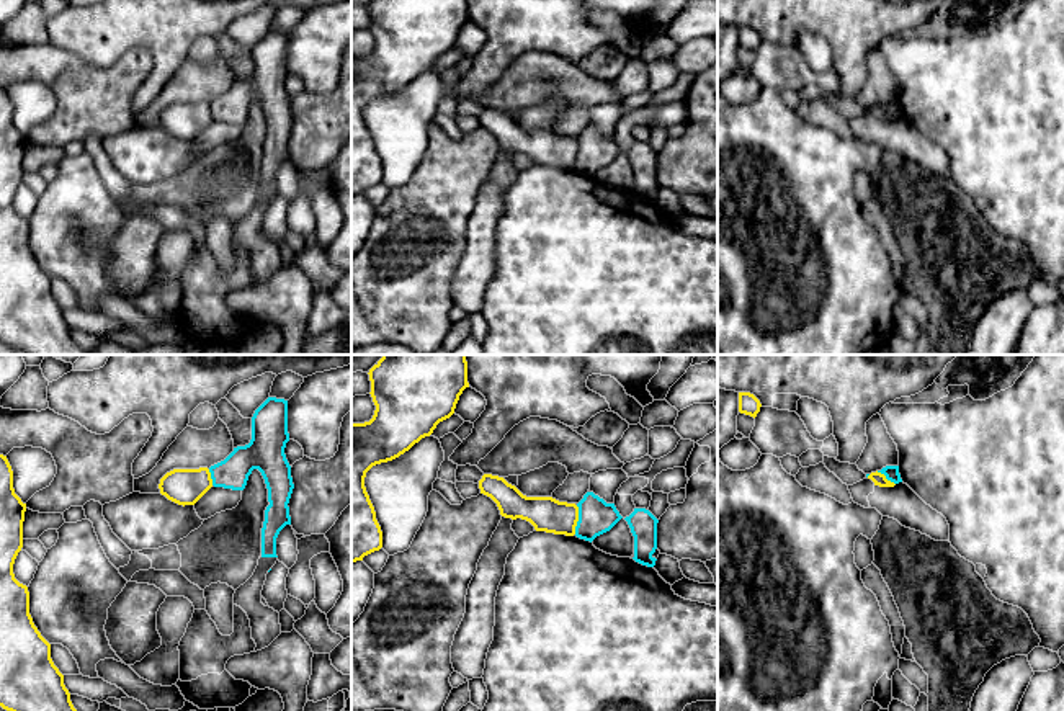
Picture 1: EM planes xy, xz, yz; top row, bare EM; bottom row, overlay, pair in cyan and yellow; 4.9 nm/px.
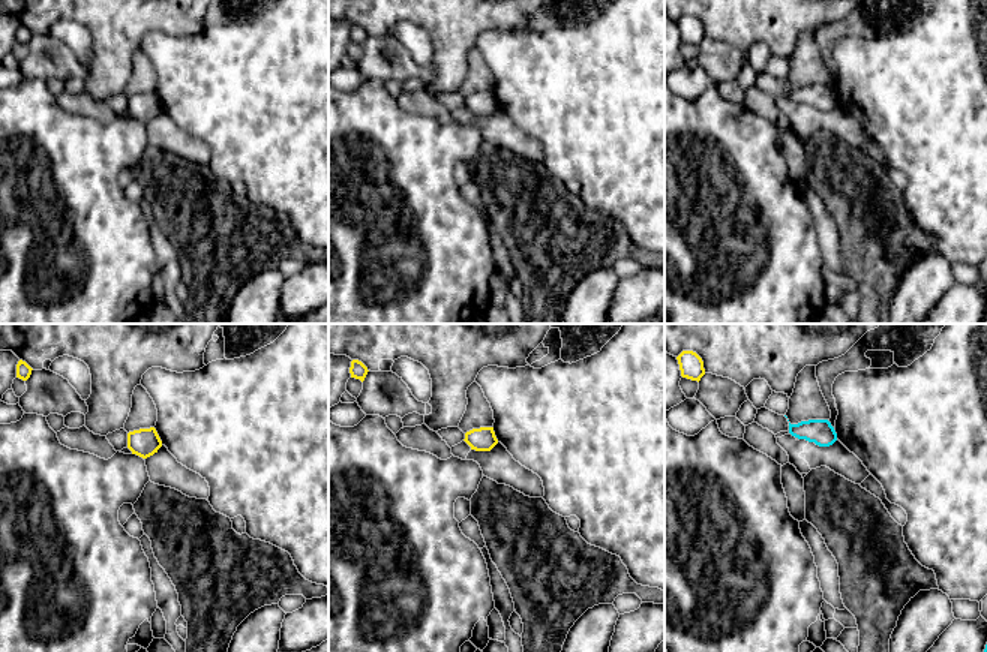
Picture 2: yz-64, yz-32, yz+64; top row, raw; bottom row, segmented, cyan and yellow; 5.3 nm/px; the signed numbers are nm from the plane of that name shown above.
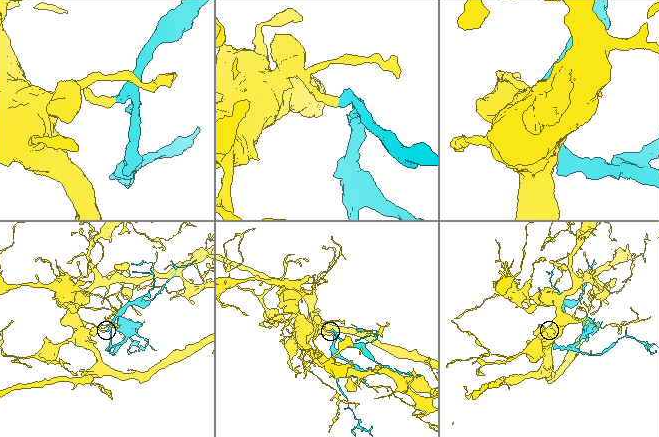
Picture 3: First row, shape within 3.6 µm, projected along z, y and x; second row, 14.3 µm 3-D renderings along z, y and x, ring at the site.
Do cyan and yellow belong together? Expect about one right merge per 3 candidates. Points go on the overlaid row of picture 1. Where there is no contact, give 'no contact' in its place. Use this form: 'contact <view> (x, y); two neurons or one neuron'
contact xz (579, 520); two neurons

